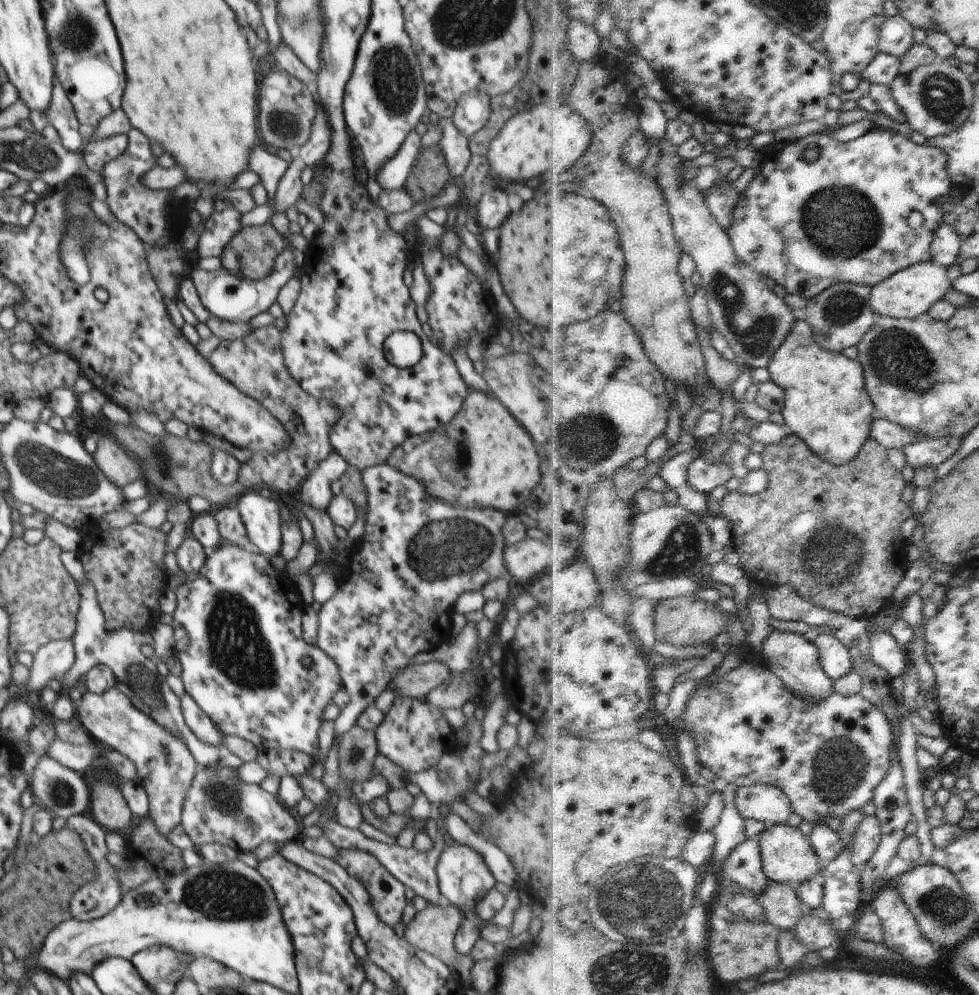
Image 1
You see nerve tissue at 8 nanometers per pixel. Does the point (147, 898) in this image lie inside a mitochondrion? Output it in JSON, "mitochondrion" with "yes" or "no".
{"mitochondrion":"no"}

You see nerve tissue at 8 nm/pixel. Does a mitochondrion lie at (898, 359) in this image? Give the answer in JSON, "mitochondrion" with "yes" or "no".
{"mitochondrion":"yes"}

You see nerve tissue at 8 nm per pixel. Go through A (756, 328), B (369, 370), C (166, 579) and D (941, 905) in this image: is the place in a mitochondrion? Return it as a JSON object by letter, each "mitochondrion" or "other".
{"A":"mitochondrion","B":"mitochondrion","C":"other","D":"mitochondrion"}

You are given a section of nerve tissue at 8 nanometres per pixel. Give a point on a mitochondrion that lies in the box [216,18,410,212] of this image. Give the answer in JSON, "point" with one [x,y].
{"point":[284,126]}

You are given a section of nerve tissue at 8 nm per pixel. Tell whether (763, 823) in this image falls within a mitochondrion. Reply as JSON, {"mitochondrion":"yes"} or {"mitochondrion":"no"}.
{"mitochondrion":"no"}

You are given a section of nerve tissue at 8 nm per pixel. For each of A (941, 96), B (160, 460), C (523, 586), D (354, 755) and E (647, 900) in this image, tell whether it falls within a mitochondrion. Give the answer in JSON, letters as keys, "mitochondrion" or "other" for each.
{"A":"mitochondrion","B":"mitochondrion","C":"other","D":"mitochondrion","E":"mitochondrion"}

